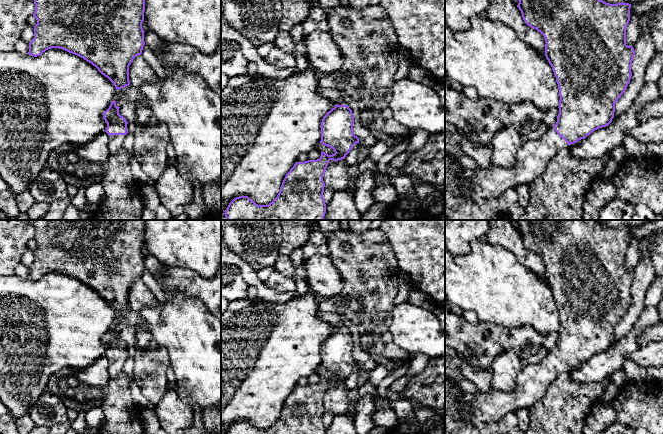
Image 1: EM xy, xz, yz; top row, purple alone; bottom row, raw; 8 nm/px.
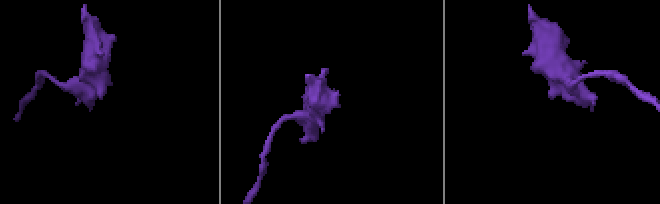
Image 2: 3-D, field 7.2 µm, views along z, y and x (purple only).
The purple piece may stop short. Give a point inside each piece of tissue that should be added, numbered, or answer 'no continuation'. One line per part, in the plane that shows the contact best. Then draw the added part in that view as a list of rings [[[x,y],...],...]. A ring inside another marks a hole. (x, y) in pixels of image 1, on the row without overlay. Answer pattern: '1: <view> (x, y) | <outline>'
1: yz (533, 381) | [[[550,351],[539,364],[528,364],[523,368],[513,391],[498,391],[492,388],[488,393],[468,398],[461,411],[467,407],[470,409],[467,415],[461,413],[460,418],[466,423],[491,423],[508,413],[529,409],[544,397],[548,387],[559,374],[568,371],[570,369],[557,358],[554,351]]]

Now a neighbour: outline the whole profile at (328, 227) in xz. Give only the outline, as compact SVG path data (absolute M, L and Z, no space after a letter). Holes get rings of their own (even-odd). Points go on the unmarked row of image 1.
M316 220L320 230L323 232L326 240L330 235L337 231L340 227L340 220Z

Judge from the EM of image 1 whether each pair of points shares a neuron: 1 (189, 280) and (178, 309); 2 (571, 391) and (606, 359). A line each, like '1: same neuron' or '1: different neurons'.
1: different neurons
2: different neurons

